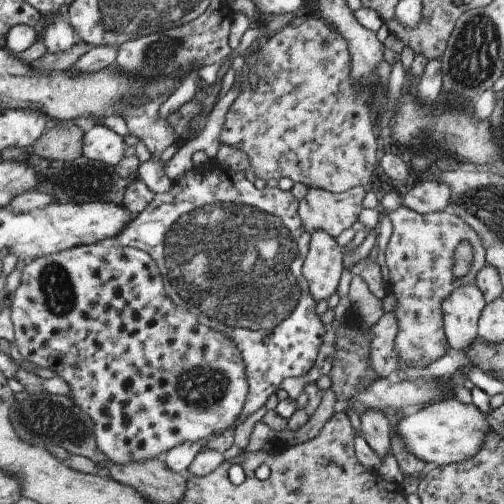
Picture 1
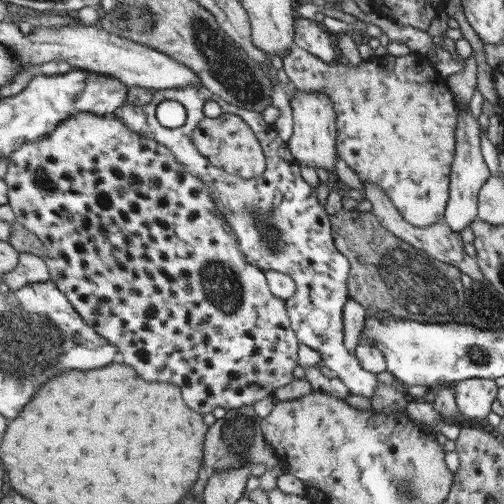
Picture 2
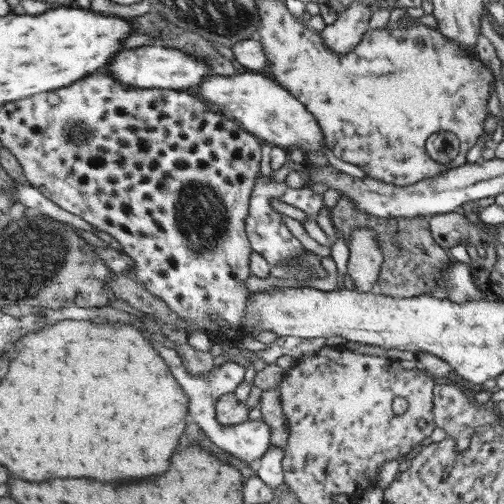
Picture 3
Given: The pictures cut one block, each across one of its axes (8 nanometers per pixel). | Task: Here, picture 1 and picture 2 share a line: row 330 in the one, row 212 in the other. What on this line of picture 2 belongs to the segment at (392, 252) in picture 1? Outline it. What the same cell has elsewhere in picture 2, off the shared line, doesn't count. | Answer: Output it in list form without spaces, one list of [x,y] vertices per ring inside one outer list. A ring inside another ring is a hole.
[[[293,48],[281,60],[289,82],[299,92],[325,92],[333,100],[337,110],[339,126],[339,154],[347,166],[361,178],[379,184],[391,198],[403,218],[415,226],[429,228],[445,218],[449,202],[449,176],[453,164],[455,148],[455,110],[451,94],[441,76],[437,76],[435,66],[427,56],[383,56],[363,60],[357,66],[347,66],[347,62],[323,62],[305,48]]]

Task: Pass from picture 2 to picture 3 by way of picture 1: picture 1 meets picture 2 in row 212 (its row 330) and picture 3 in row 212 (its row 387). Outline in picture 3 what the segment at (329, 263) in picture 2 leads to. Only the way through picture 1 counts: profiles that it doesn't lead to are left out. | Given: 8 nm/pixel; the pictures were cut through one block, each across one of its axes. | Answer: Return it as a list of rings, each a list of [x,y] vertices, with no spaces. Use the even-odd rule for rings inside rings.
[[[259,174],[259,178],[257,178],[257,188],[255,188],[253,202],[251,202],[251,214],[247,218],[247,232],[249,232],[249,240],[253,244],[253,250],[259,252],[261,256],[265,256],[271,266],[301,264],[313,252],[303,248],[303,244],[291,234],[291,230],[283,222],[283,216],[273,208],[271,200],[281,200],[281,202],[291,204],[295,208],[301,208],[309,214],[317,214],[325,206],[323,194],[317,194],[315,190],[311,190],[311,186],[305,186],[305,188],[299,190],[299,188],[293,188],[287,180],[285,182],[275,182],[275,180],[271,180],[271,176],[265,178],[263,174]]]

